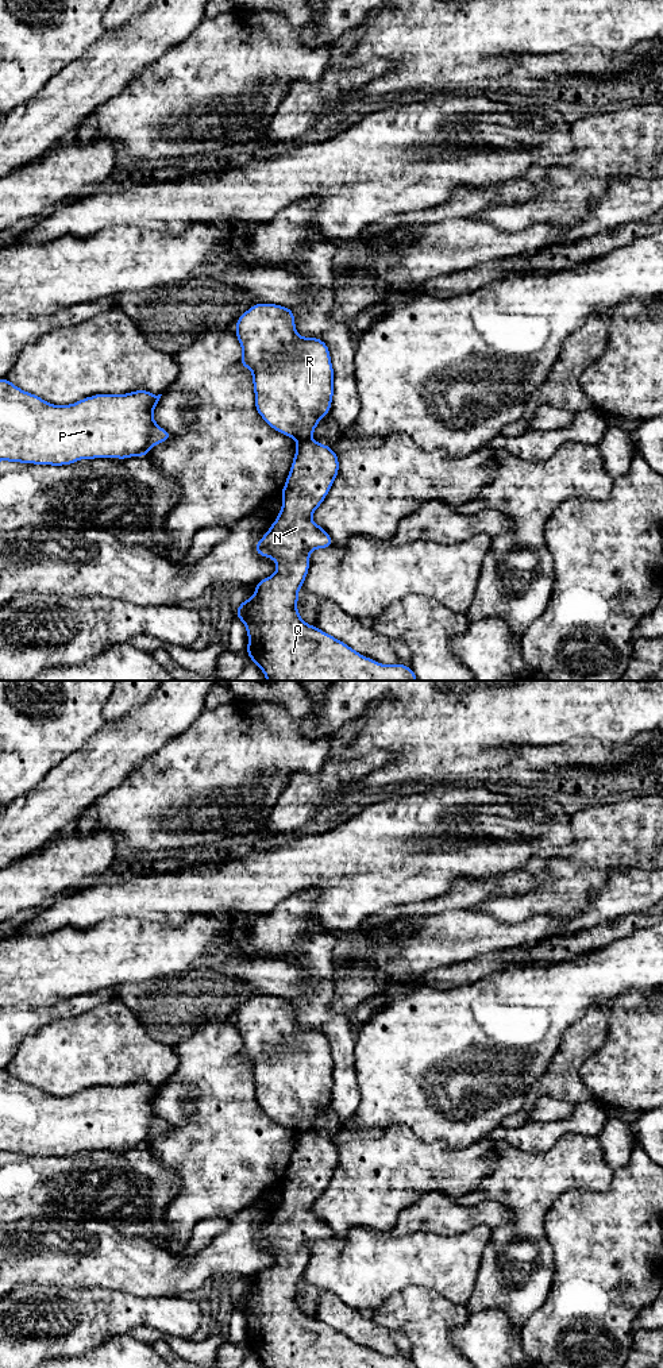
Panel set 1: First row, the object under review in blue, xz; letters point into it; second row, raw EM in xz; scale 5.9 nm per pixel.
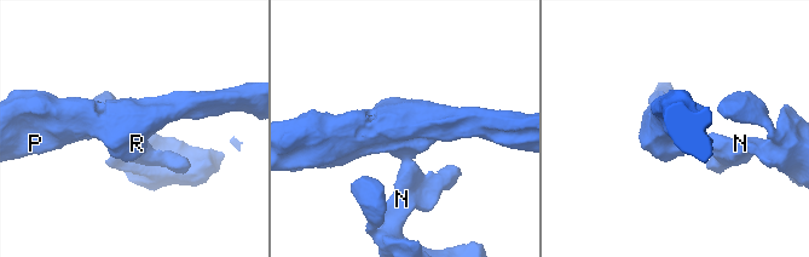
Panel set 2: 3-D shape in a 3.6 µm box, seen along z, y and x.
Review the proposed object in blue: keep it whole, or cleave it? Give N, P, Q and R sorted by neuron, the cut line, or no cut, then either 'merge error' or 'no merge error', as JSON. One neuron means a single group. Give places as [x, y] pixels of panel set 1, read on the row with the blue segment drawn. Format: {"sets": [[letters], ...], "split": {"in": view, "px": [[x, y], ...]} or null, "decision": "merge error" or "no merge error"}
{"sets": [["N", "Q"], ["P", "R"]], "split": {"in": "xz", "px": [[311, 438], [297, 443]]}, "decision": "merge error"}

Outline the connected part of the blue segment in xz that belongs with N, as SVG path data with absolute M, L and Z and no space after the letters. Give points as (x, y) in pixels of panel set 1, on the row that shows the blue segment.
M307 440L297 443L296 455L285 488L282 509L265 536L255 544L258 555L274 559L275 573L255 585L255 593L236 609L246 625L247 654L267 681L417 681L410 667L381 664L343 641L308 625L297 612L297 594L309 569L309 555L316 548L334 544L329 535L312 521L312 513L328 494L339 471L338 455L328 446Z

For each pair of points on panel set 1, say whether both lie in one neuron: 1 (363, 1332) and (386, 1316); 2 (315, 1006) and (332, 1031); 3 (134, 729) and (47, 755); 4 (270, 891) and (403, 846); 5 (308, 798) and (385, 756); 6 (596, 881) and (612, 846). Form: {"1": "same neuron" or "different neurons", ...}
{"1": "different neurons", "2": "same neuron", "3": "different neurons", "4": "same neuron", "5": "same neuron", "6": "different neurons"}

